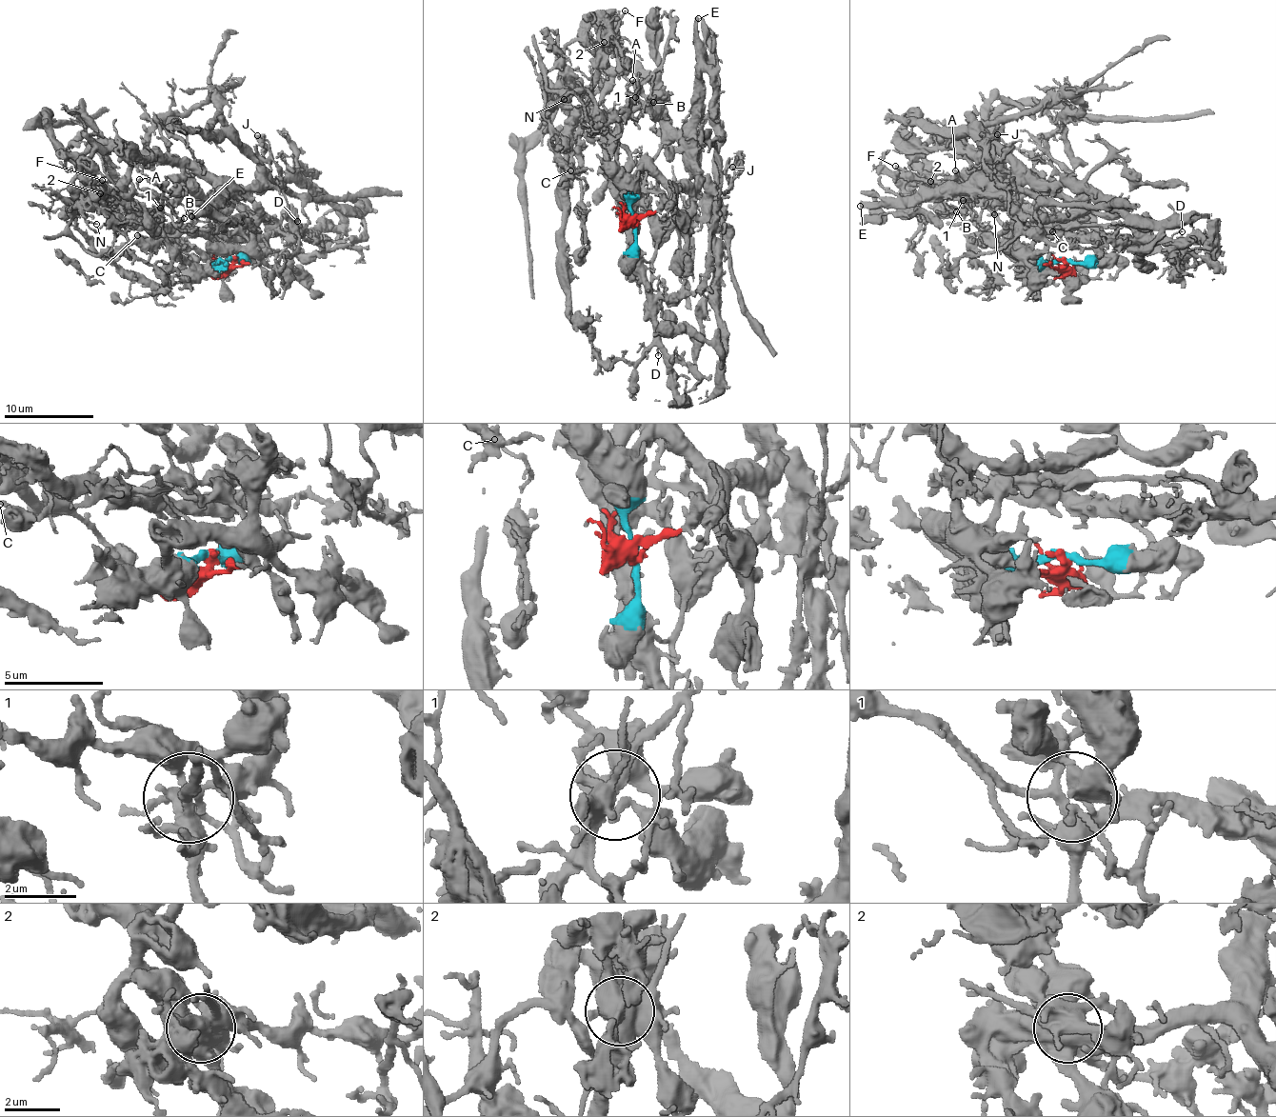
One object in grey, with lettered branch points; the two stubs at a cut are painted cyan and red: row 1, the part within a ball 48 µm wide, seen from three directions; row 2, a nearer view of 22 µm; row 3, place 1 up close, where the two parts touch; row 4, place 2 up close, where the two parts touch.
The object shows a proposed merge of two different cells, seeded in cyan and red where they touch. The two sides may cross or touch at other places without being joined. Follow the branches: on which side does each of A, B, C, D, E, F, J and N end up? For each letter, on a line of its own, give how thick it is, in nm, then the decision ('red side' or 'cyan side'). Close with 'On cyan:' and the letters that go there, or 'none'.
A: calibre 240 nm; red side
B: calibre 160 nm; red side
C: calibre 190 nm; red side
D: calibre 130 nm; red side
E: calibre 440 nm; cyan side
F: calibre 160 nm; red side
J: calibre 220 nm; cyan side
N: calibre 120 nm; red side
On cyan: E, J

